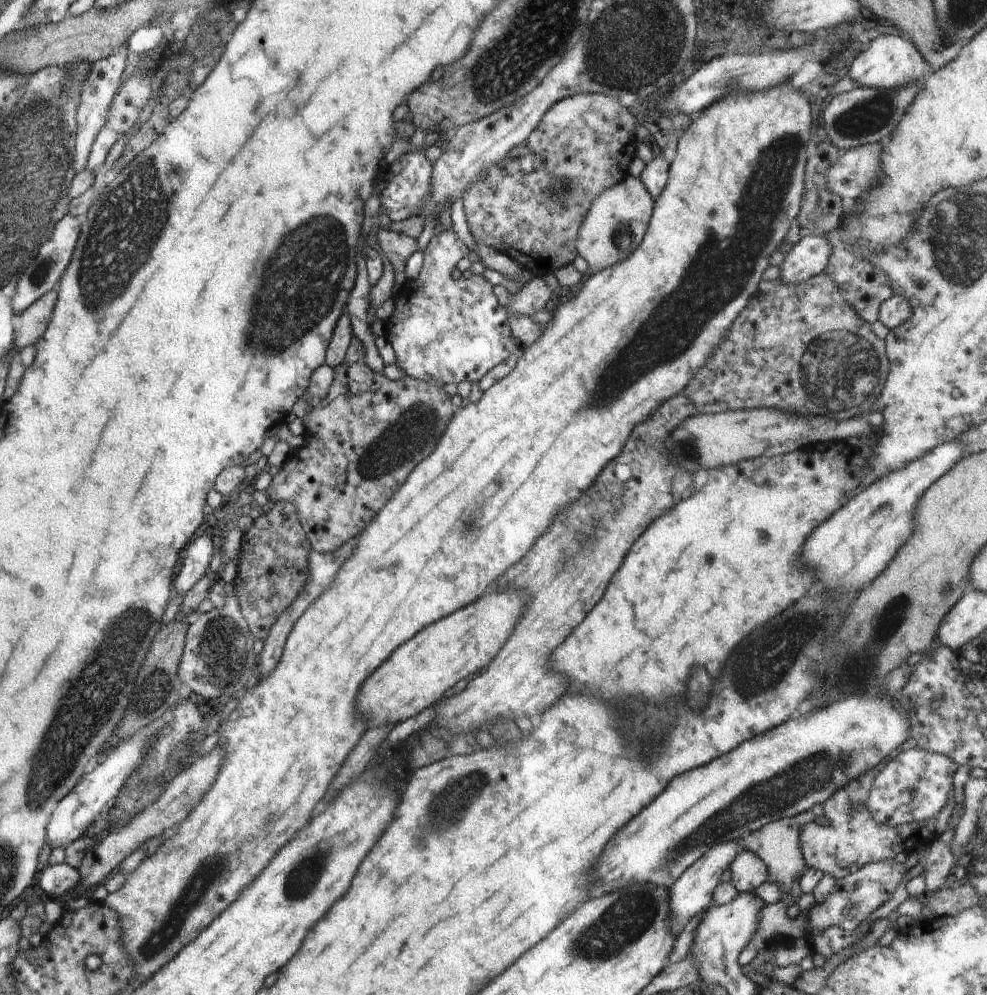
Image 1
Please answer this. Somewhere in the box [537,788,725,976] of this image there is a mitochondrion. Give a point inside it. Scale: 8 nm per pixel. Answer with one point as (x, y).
(624, 923)

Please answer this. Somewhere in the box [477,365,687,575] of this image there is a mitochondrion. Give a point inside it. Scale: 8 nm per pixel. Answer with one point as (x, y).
(584, 537)

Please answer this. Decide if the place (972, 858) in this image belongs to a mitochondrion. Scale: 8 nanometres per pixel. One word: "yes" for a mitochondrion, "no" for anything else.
no

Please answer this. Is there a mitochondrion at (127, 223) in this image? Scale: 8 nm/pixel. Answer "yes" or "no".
yes

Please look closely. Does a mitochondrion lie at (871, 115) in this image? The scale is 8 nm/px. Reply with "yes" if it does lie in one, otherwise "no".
yes

